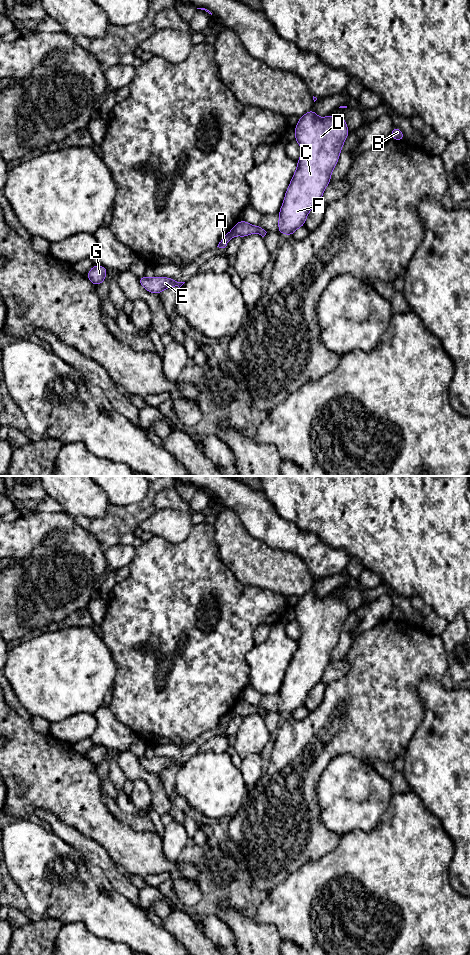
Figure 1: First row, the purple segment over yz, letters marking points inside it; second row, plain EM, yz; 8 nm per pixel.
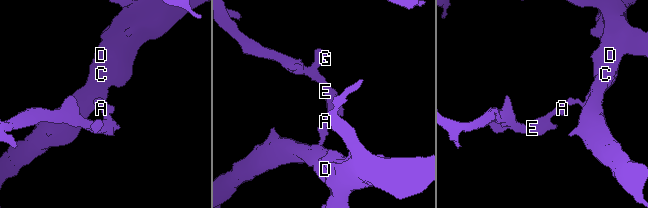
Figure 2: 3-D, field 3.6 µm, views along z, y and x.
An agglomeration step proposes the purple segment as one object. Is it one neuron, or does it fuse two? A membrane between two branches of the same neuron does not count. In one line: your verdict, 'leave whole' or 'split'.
split

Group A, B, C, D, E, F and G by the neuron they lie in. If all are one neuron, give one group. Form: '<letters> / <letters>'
A E G / B C D F

